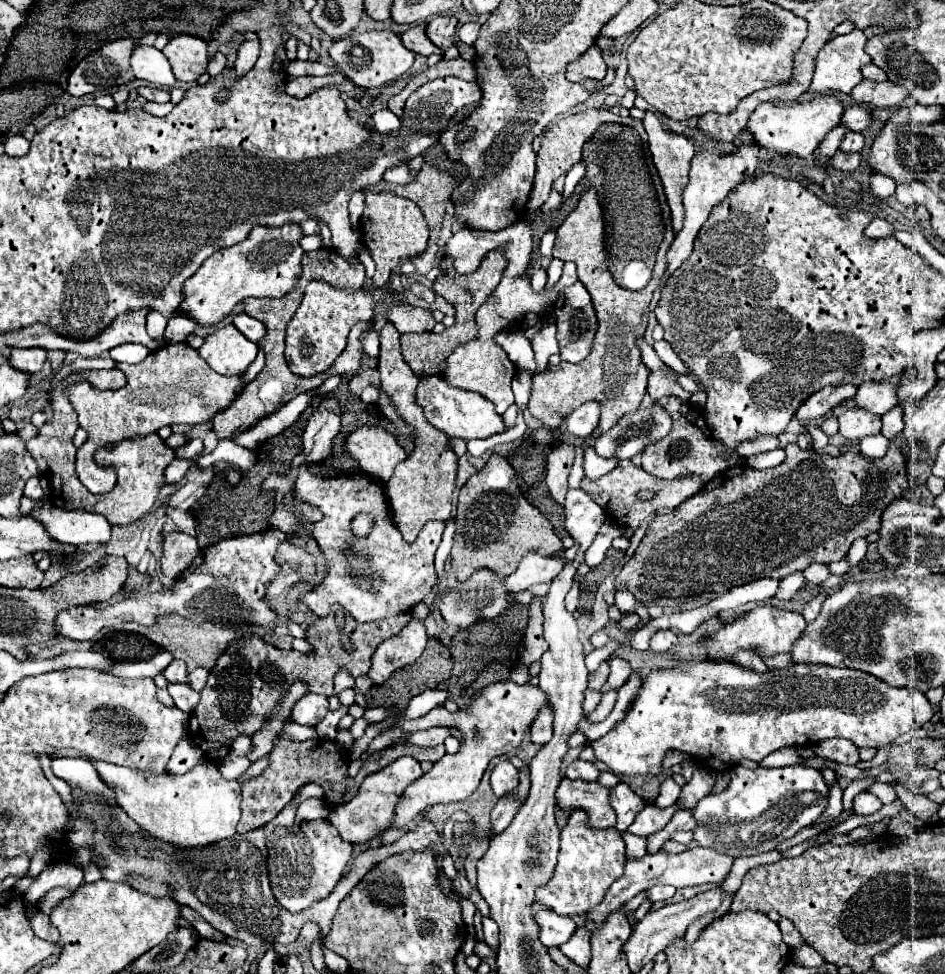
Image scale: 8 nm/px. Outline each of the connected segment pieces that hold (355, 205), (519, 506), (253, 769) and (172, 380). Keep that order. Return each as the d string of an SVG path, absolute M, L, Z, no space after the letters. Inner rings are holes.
M359 190L351 196L351 202L349 202L349 214L351 214L351 224L359 224L361 220L361 214L363 214L363 208L365 208L365 194L367 190Z
M491 454L487 464L475 472L459 492L457 532L451 548L451 566L459 582L465 582L479 570L491 570L495 576L509 576L529 552L555 556L563 548L551 522L541 516L521 492L515 468L507 456Z
M266 754L262 759L258 760L255 763L252 763L251 766L247 769L247 771L244 774L242 774L238 780L241 780L242 782L246 779L257 777L263 772L266 765L268 765L268 761L269 761L269 754Z
M185 342L165 344L139 364L117 364L127 376L127 384L119 390L99 392L89 386L87 380L65 382L63 390L79 414L79 426L87 430L87 442L77 450L77 476L93 494L105 494L113 490L117 476L109 468L101 468L93 460L93 452L99 446L115 444L133 434L151 434L163 426L173 424L201 424L211 420L217 412L227 408L231 400L245 386L245 374L221 376L209 370L209 364L197 356L197 350Z

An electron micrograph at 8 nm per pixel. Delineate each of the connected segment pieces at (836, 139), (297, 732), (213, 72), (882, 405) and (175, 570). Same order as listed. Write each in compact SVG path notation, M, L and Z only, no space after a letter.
M839 124L839 126L835 126L827 136L825 136L825 140L821 142L821 146L817 148L817 158L819 160L829 160L835 152L837 152L837 148L839 148L839 142L841 142L841 138L847 134L847 128L843 126L843 124Z
M293 726L293 728L283 728L283 732L291 738L291 740L309 740L309 738L317 738L315 728L303 728L303 726Z
M217 52L217 54L209 60L207 72L209 72L209 76L219 76L219 74L223 72L225 66L227 66L227 58L225 58L221 52Z
M891 380L863 382L855 394L855 402L861 408L873 410L875 414L885 414L887 410L899 404L897 388L899 388L899 382L891 382Z
M171 532L163 542L162 572L167 578L177 578L191 566L199 554L197 540L185 532Z

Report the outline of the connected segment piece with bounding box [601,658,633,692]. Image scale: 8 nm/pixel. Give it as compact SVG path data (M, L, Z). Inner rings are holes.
M611 658L611 674L609 674L609 682L603 686L601 692L609 690L609 688L619 688L631 674L631 664L623 658Z

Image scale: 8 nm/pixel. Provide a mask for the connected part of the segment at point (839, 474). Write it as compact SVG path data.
M893 438L887 454L873 460L859 452L845 452L833 458L831 454L801 450L793 442L787 444L785 462L775 468L755 470L747 464L733 466L709 480L693 498L685 500L673 512L657 514L649 522L639 548L621 568L615 588L627 586L639 602L651 602L659 596L689 596L689 592L725 594L733 586L751 580L785 578L787 574L805 570L813 562L837 562L847 554L853 540L877 532L885 508L913 486L909 480L907 456L901 446L903 440Z

